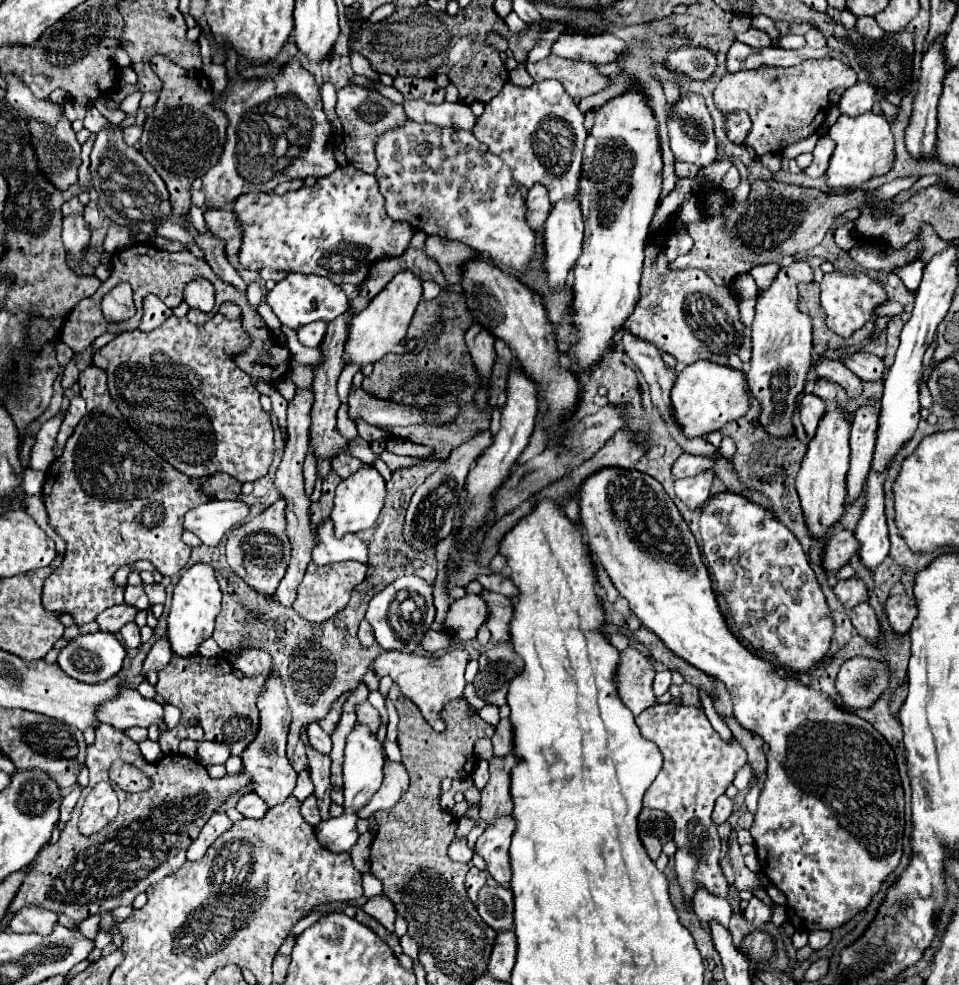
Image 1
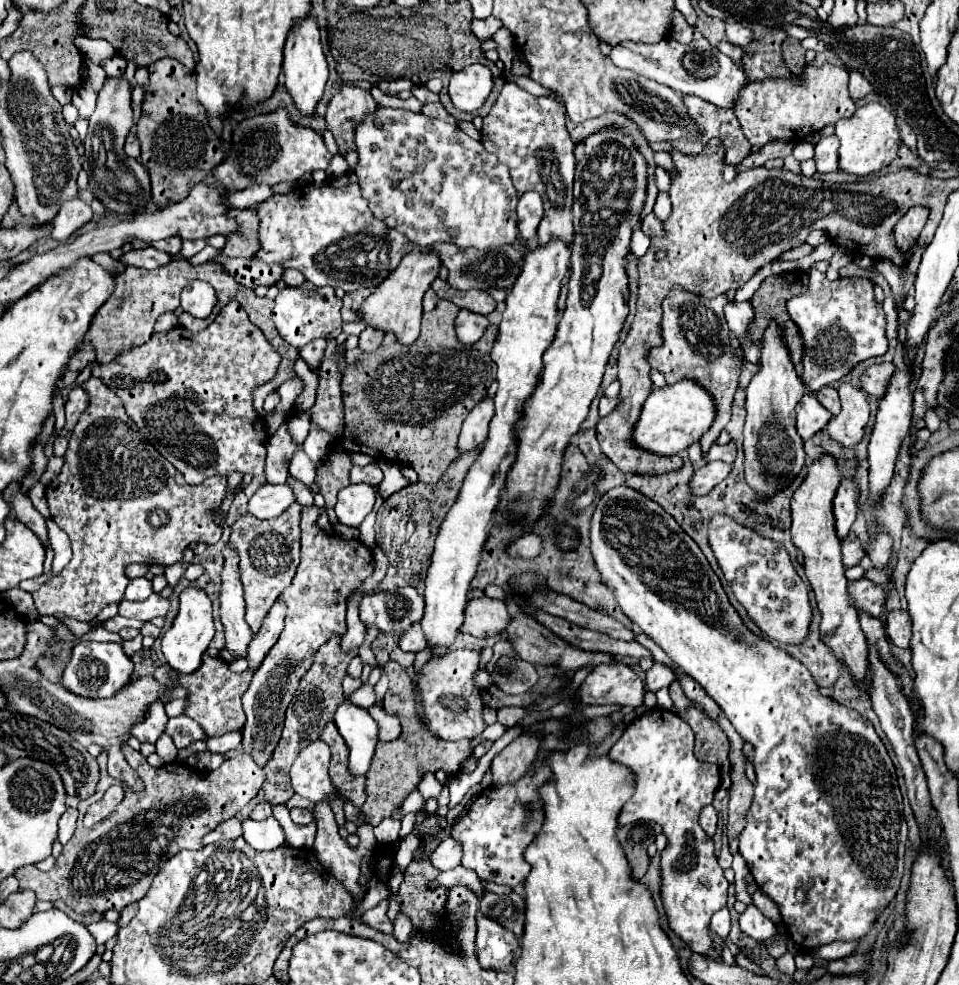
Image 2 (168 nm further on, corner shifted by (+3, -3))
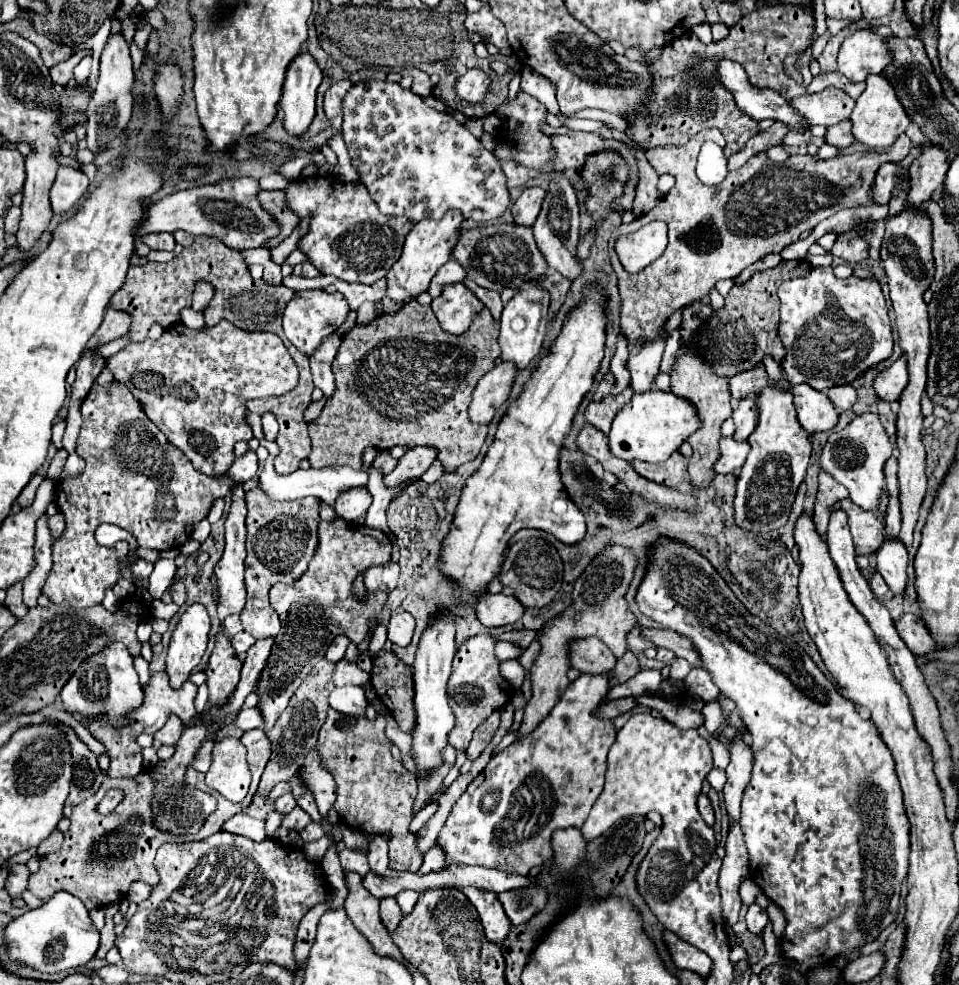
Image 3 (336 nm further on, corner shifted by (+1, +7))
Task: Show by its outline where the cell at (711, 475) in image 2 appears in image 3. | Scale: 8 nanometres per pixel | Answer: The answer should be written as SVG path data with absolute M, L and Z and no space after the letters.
M723 437L721 439L721 457L715 463L717 473L735 473L743 467L745 457L749 453L749 443L747 441L735 441L733 437Z

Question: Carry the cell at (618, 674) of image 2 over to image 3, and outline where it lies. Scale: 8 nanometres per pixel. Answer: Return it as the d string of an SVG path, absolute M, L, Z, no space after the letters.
M583 673L577 681L569 685L569 689L551 709L545 721L539 723L539 727L535 727L529 735L521 737L521 741L515 741L503 751L499 751L489 761L489 765L483 769L483 779L479 775L471 781L467 791L453 805L439 833L439 845L445 847L447 859L465 865L479 865L505 873L527 875L533 867L551 861L553 831L567 827L583 827L593 803L603 791L607 753L615 741L612 721L592 716L593 709L609 691L607 683L607 675Z

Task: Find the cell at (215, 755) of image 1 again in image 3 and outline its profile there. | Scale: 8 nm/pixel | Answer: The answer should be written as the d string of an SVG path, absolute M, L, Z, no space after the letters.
M251 707L251 709L243 709L237 719L235 719L235 725L241 727L243 731L249 731L249 729L257 729L257 727L263 727L263 715L257 707Z

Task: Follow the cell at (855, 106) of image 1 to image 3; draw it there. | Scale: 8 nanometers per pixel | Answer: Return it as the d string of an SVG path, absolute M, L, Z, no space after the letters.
M869 27L847 35L837 53L837 71L853 83L865 81L869 73L881 73L887 65L891 65L887 41Z

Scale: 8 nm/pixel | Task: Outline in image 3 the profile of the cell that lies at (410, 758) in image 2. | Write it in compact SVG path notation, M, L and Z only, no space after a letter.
M381 649L371 657L371 685L381 699L381 703L391 711L397 719L401 731L411 733L411 725L415 723L415 713L411 709L413 697L413 677L411 669L403 665L391 651Z

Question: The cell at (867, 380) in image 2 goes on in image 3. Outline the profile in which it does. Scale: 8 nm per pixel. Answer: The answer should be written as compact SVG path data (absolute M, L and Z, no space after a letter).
M905 357L897 359L887 371L883 371L877 379L875 379L875 393L883 399L883 401L899 401L903 389L907 387L909 381L909 373L907 373L907 361Z

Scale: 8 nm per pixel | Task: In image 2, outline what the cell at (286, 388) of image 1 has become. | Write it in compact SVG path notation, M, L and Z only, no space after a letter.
M299 357L294 365L294 371L299 372L299 377L304 378L303 393L295 399L295 409L309 411L315 403L315 391L317 391L317 375L313 375L305 361Z

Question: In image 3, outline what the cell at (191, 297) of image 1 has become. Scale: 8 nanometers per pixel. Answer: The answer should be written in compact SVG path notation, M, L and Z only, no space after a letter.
M199 283L199 285L195 287L195 291L193 291L193 305L191 305L191 307L193 307L195 311L203 311L203 309L209 305L211 297L213 297L211 285Z

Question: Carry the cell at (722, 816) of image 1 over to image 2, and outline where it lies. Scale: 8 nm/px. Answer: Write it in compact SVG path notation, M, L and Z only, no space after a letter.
M707 805L707 807L701 811L699 823L701 823L701 827L705 829L705 833L707 833L709 837L713 837L715 829L717 829L717 811L715 811L713 805Z

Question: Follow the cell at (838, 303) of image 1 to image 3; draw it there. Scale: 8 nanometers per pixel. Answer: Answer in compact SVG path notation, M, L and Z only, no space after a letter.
M813 267L807 277L779 287L779 339L785 345L781 369L789 383L807 383L817 391L847 385L893 353L893 333L885 297L877 279L837 279L831 267Z

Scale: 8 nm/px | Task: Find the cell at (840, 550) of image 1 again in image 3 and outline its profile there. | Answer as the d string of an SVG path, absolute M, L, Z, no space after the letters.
M883 491L881 499L879 499L881 507L877 507L873 511L865 511L865 509L857 507L849 497L837 501L831 507L831 511L843 509L847 513L847 521L849 521L849 529L851 529L851 537L853 537L857 555L871 555L883 543L887 503L889 503L889 493Z

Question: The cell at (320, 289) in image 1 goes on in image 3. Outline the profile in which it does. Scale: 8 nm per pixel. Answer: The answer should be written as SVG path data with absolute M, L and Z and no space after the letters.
M313 289L313 291L299 291L293 295L293 299L289 301L289 305L285 307L283 313L283 329L285 329L285 337L305 355L311 357L321 341L335 333L343 321L347 317L347 299L337 291L337 293L325 293L321 289Z

